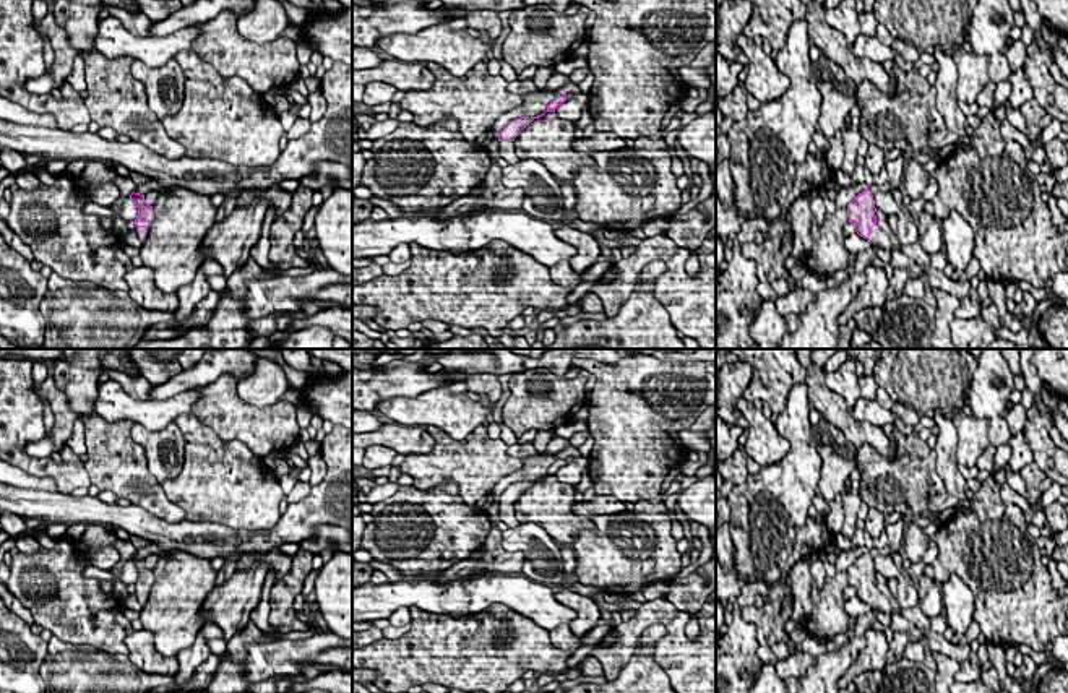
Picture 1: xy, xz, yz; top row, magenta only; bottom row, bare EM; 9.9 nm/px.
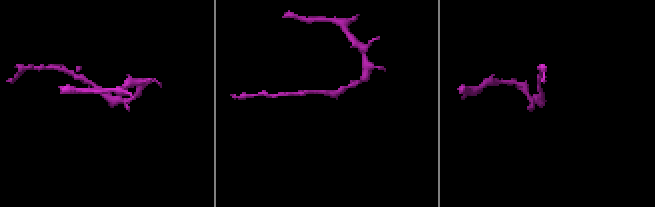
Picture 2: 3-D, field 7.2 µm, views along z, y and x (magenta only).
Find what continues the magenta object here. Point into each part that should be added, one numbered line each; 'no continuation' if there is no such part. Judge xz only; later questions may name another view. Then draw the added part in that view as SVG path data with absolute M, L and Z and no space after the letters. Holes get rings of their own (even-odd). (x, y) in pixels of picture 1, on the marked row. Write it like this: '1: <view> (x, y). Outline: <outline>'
1: xz (507, 148). Outline: M498 141L498 148L500 148L498 156L503 157L510 166L516 164L518 161L521 161L516 156L515 143L513 141Z

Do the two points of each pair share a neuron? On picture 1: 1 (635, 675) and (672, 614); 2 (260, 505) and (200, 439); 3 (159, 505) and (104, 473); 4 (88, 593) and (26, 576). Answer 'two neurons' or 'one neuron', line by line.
1: two neurons
2: one neuron
3: one neuron
4: one neuron

